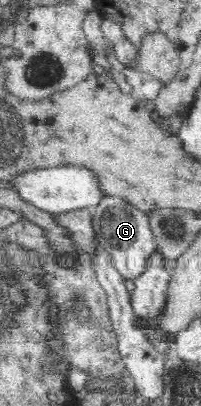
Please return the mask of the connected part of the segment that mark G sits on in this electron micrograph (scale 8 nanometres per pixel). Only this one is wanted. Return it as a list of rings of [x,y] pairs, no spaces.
[[[106,194],[102,196],[102,201],[94,207],[92,214],[92,229],[102,251],[114,256],[116,269],[126,281],[134,282],[140,273],[144,273],[147,257],[151,251],[154,252],[156,247],[148,213],[134,207],[120,196]]]

